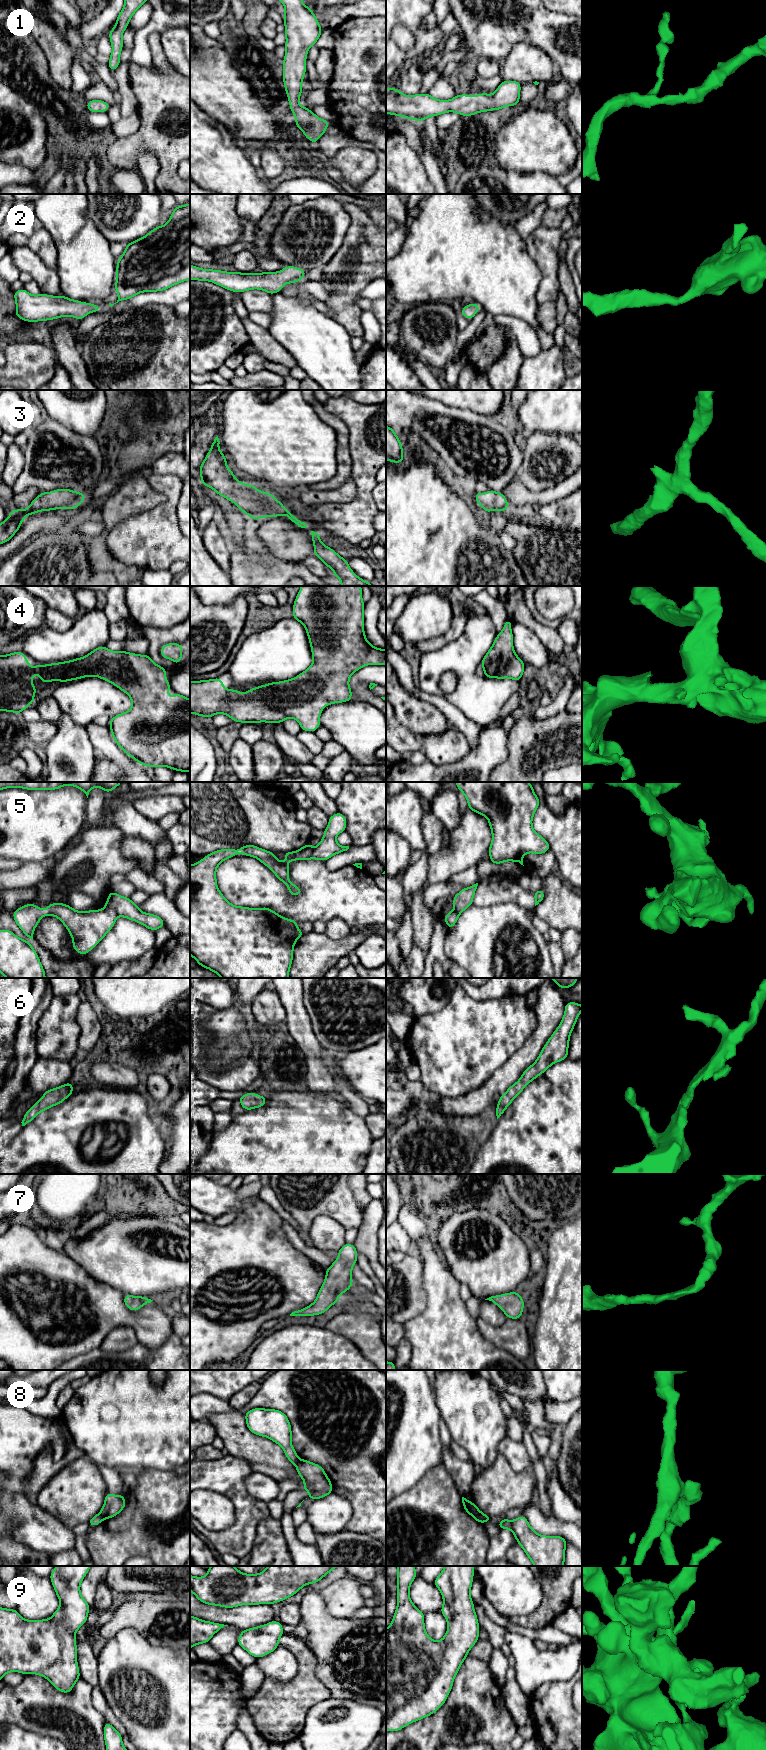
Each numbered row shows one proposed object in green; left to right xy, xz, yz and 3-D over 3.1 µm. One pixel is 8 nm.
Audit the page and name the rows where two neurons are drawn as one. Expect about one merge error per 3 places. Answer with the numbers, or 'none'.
5, 8

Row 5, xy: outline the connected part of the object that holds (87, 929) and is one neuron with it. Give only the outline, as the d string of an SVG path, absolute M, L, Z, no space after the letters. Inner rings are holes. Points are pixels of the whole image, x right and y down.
M32 903L13 912L14 921L30 939L43 916L56 916L72 936L72 946L81 955L90 952L112 929L118 913L110 908L80 912L63 903L51 903L44 909Z

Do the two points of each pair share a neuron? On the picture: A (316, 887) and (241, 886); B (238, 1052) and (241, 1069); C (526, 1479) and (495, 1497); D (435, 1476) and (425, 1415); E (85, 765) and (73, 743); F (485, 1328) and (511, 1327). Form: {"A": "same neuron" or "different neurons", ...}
{"A": "same neuron", "B": "different neurons", "C": "same neuron", "D": "different neurons", "E": "same neuron", "F": "same neuron"}

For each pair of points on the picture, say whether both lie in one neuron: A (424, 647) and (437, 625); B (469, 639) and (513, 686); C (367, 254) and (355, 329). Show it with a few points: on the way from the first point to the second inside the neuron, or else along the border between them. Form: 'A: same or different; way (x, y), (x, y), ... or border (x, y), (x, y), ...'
A: different; border (450, 627), (437, 636), (416, 642), (413, 645)
B: same; way (469, 659), (469, 674), (481, 686), (493, 686)
C: same; way (358, 273), (350, 286), (350, 310)

